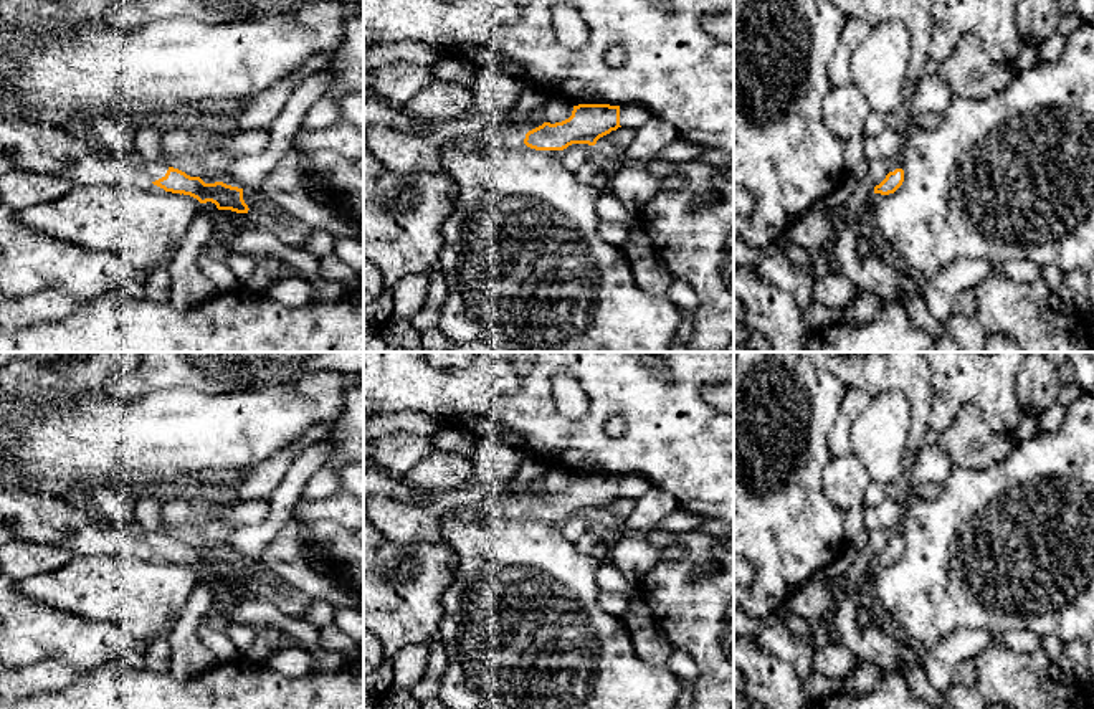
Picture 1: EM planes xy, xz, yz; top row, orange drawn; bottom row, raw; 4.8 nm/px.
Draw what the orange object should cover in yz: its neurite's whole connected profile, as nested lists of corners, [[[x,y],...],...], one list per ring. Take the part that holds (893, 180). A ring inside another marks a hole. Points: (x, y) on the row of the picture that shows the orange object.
[[[887,162],[886,178],[874,187],[874,193],[889,195],[894,193],[904,182],[904,170],[901,162]]]

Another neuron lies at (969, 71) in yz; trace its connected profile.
[[[973,35],[957,41],[952,55],[939,63],[937,73],[954,96],[967,99],[985,99],[1001,93],[1016,76],[1011,64],[995,63]]]

